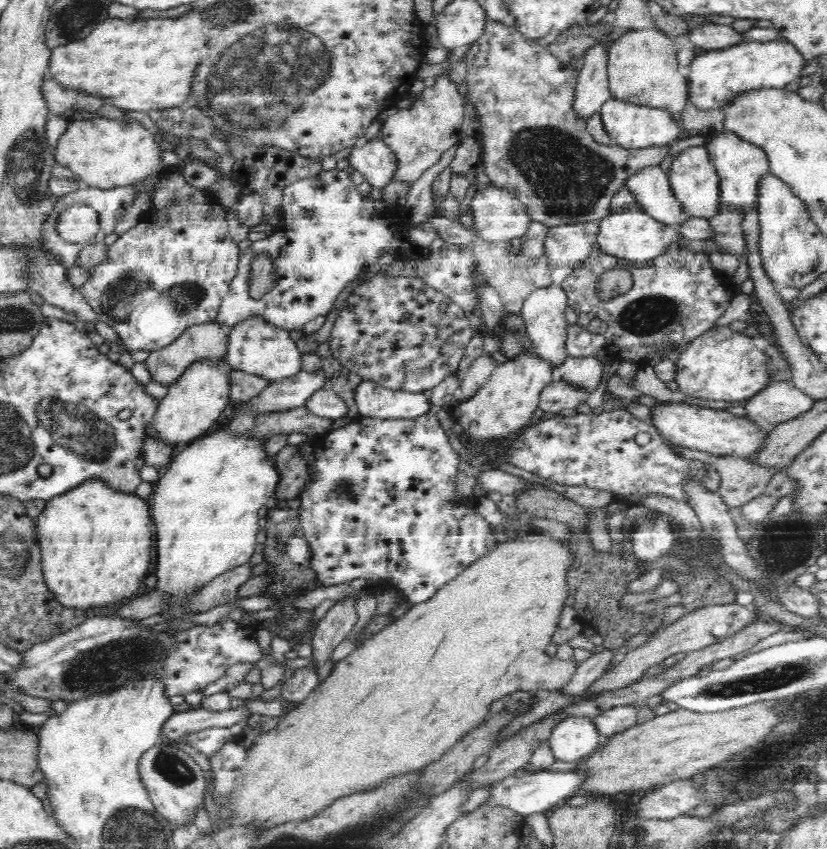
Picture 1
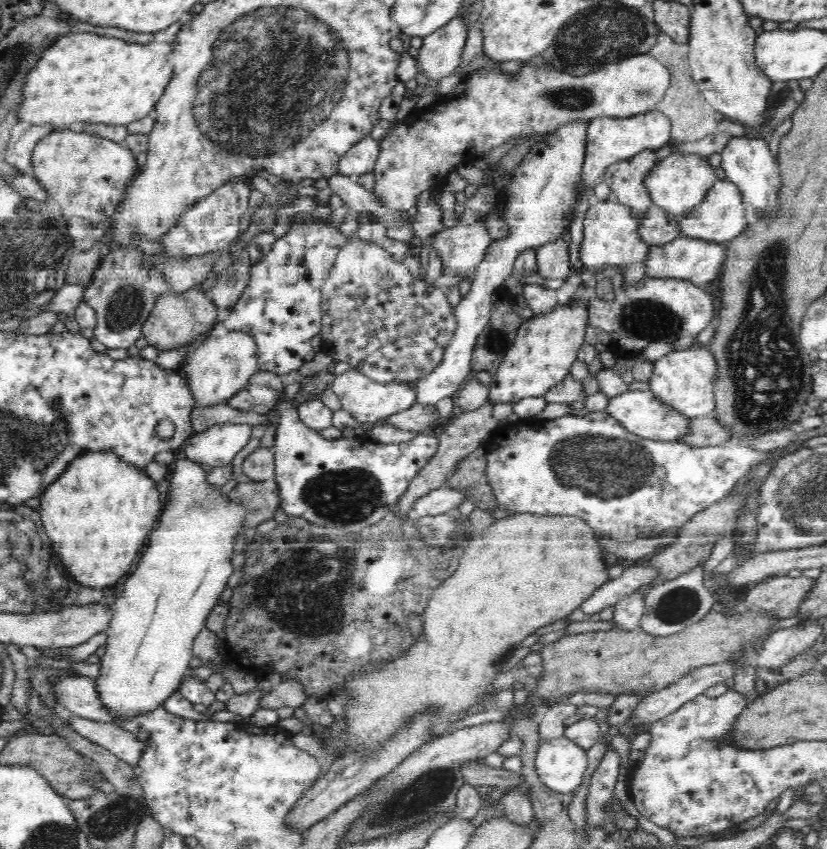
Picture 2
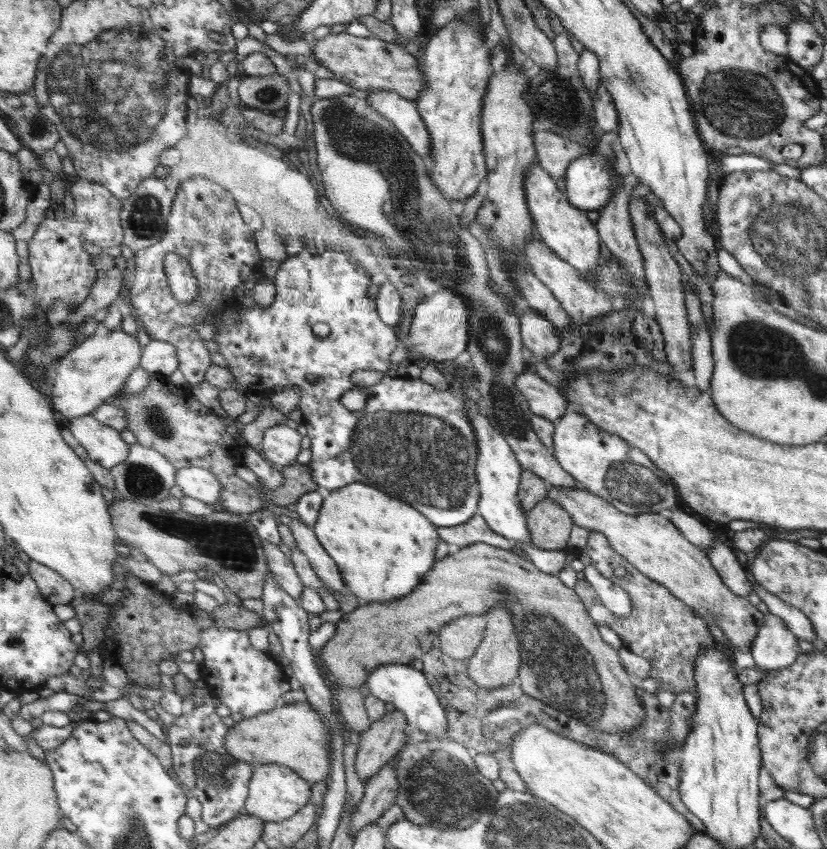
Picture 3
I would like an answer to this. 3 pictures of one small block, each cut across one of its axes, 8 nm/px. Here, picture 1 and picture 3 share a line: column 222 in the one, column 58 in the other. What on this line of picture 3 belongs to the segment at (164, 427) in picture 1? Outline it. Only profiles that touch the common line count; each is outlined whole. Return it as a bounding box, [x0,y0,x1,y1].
[49,330,145,424]

